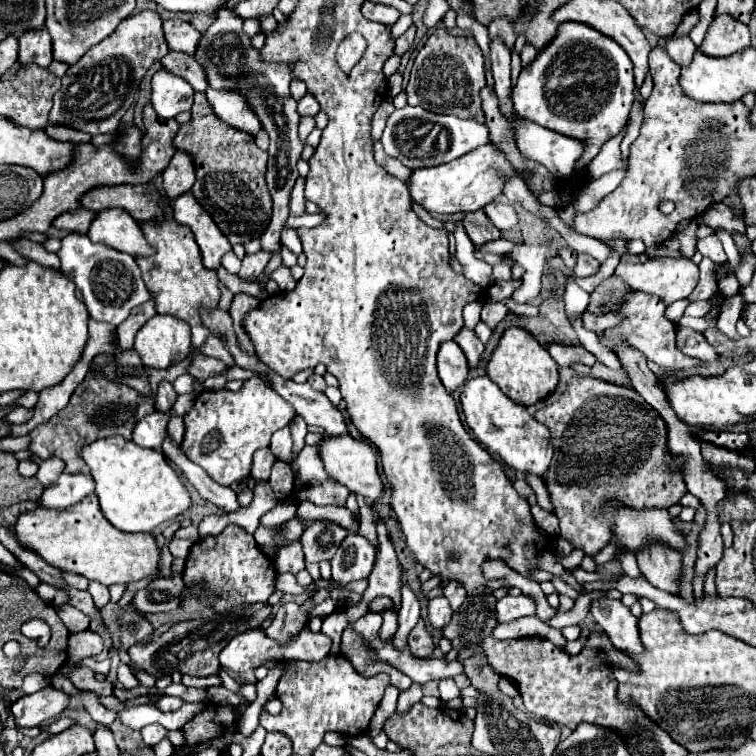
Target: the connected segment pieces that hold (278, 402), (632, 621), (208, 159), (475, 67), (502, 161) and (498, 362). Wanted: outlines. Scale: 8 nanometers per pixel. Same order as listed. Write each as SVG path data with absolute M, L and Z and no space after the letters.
M260 378L246 380L238 392L204 390L196 396L192 410L184 416L186 432L182 452L188 460L204 468L214 482L232 486L250 476L254 452L270 446L272 434L288 426L294 416L294 408L290 408L290 404L286 404L286 400L282 400L282 396L268 388Z
M602 598L592 604L590 612L596 624L608 634L614 648L632 654L642 652L642 644L638 640L638 618L632 616L628 606L620 600Z
M196 92L192 120L180 126L174 144L178 150L194 154L196 184L190 192L198 204L208 210L230 244L246 244L248 240L260 238L272 216L272 200L264 178L268 154L256 146L248 132L230 128L226 122L222 122L210 108L206 94Z
M436 28L412 64L406 94L410 106L422 106L436 114L456 114L460 118L484 122L480 108L480 88L484 84L484 56L474 36L452 36L444 28Z
M492 142L474 148L474 152L468 152L466 156L460 156L452 160L450 164L434 166L434 168L420 168L412 172L412 178L408 180L408 188L412 194L412 200L424 206L428 212L438 214L454 214L454 212L476 212L488 206L490 202L496 202L504 194L504 186L512 178L520 178L528 182L532 172L518 172L508 160L506 154Z
M512 326L502 334L502 338L488 362L488 378L494 384L498 384L500 390L514 402L518 402L522 406L532 406L556 390L560 372L558 372L558 364L554 362L554 358L534 338L534 334L530 334L528 330L524 330L520 326Z

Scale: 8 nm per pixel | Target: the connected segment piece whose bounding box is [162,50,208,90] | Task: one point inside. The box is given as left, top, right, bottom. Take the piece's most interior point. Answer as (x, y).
(183, 65)

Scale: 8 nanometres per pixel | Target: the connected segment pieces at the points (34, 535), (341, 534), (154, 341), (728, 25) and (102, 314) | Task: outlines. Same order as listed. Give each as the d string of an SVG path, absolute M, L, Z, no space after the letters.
M90 494L74 508L36 508L16 522L16 540L38 552L48 564L110 584L130 584L142 578L154 578L160 572L160 548L152 534L128 534L114 528L98 506L98 496Z
M318 520L318 522L310 524L300 538L306 562L332 560L340 542L346 538L346 534L348 534L348 530L336 522Z
M156 314L136 334L134 350L144 366L166 368L190 354L190 326L170 314Z
M714 16L704 36L704 42L698 46L700 52L706 56L730 56L742 48L750 46L750 32L748 26L734 20L732 16Z
M78 232L66 234L56 254L62 262L60 268L72 274L74 284L82 290L90 316L98 322L108 322L118 326L130 314L132 308L152 298L152 294L148 292L148 288L140 278L140 268L130 254L108 248L102 242L94 244L86 234L78 234Z

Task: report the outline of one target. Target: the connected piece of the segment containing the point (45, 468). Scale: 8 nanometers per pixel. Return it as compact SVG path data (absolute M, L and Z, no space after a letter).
M48 458L48 460L38 460L38 472L36 472L36 480L42 484L42 488L48 488L62 472L64 472L64 464L58 458Z

